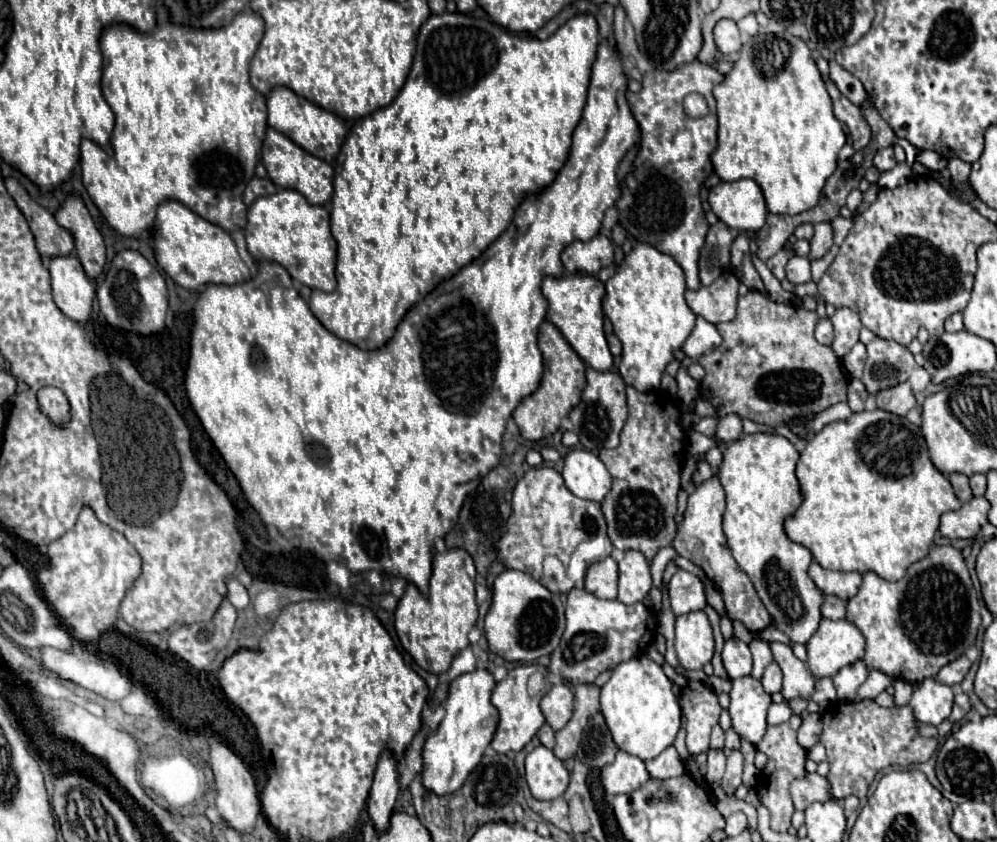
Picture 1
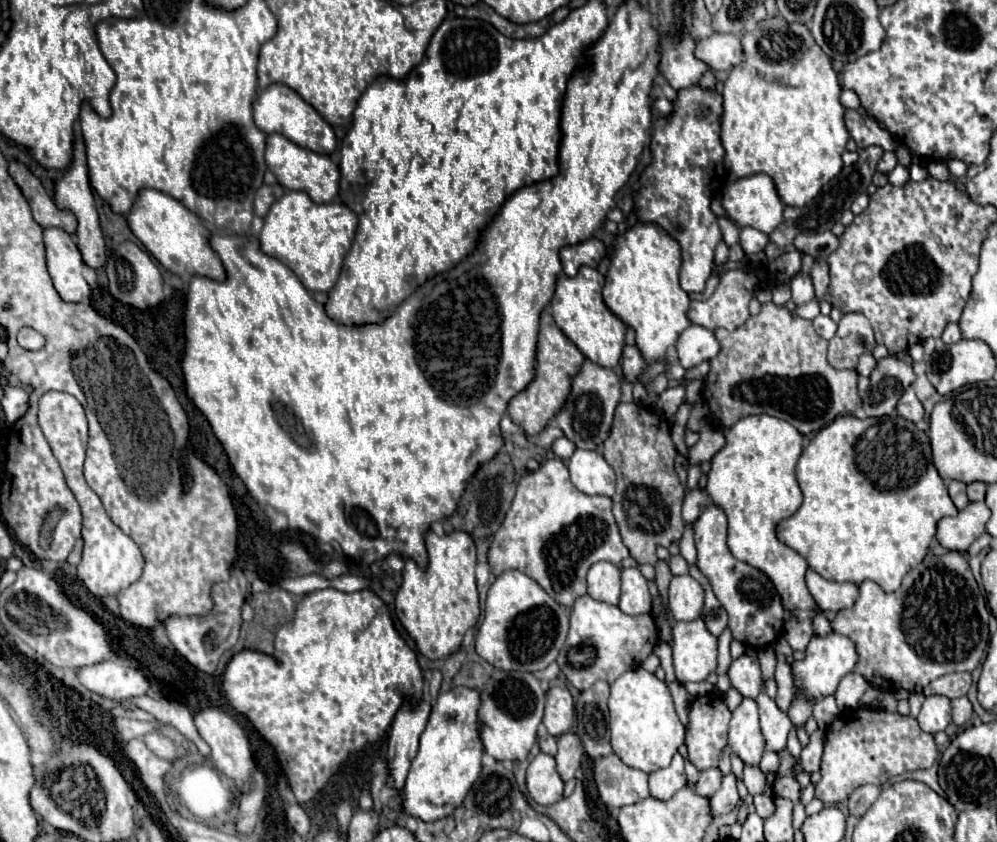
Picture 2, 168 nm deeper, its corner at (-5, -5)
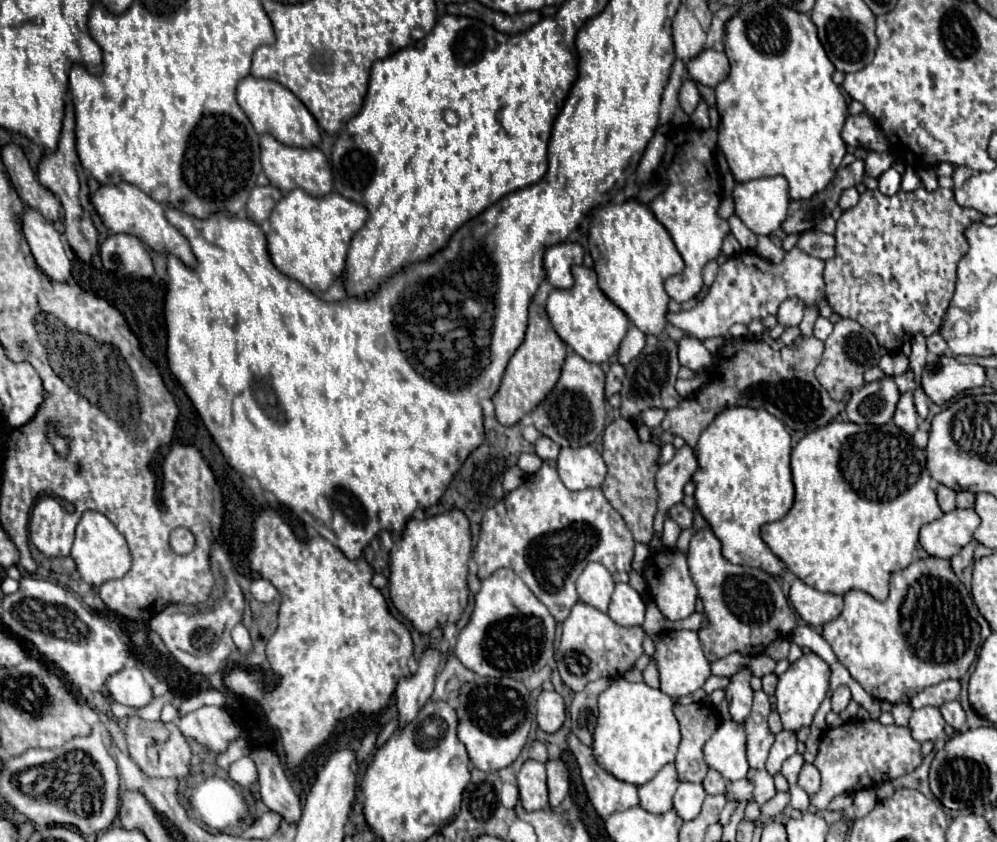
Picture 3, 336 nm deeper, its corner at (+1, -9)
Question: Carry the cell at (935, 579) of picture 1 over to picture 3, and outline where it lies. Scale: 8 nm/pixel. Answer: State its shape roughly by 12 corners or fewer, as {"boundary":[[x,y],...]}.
{"boundary":[[950,562],[850,590],[824,626],[872,698],[910,702],[976,658],[976,606]]}

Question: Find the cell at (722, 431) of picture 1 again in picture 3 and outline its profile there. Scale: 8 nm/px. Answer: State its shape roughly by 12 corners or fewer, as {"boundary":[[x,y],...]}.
{"boundary":[[682,446],[656,472],[658,514],[653,524],[661,538],[666,512],[684,498],[682,488],[698,462]]}

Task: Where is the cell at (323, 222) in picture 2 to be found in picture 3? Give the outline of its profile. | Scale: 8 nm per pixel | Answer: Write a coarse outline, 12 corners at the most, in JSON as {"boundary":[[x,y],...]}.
{"boundary":[[296,188],[270,216],[280,272],[322,294],[368,210]]}

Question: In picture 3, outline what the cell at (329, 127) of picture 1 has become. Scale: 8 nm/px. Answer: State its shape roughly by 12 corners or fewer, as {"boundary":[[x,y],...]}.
{"boundary":[[248,74],[236,98],[258,134],[320,144],[308,108],[280,82]]}

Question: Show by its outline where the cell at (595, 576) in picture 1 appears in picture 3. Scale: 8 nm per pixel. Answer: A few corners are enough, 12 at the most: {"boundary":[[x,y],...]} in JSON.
{"boundary":[[590,562],[578,576],[582,602],[606,612],[614,578]]}

